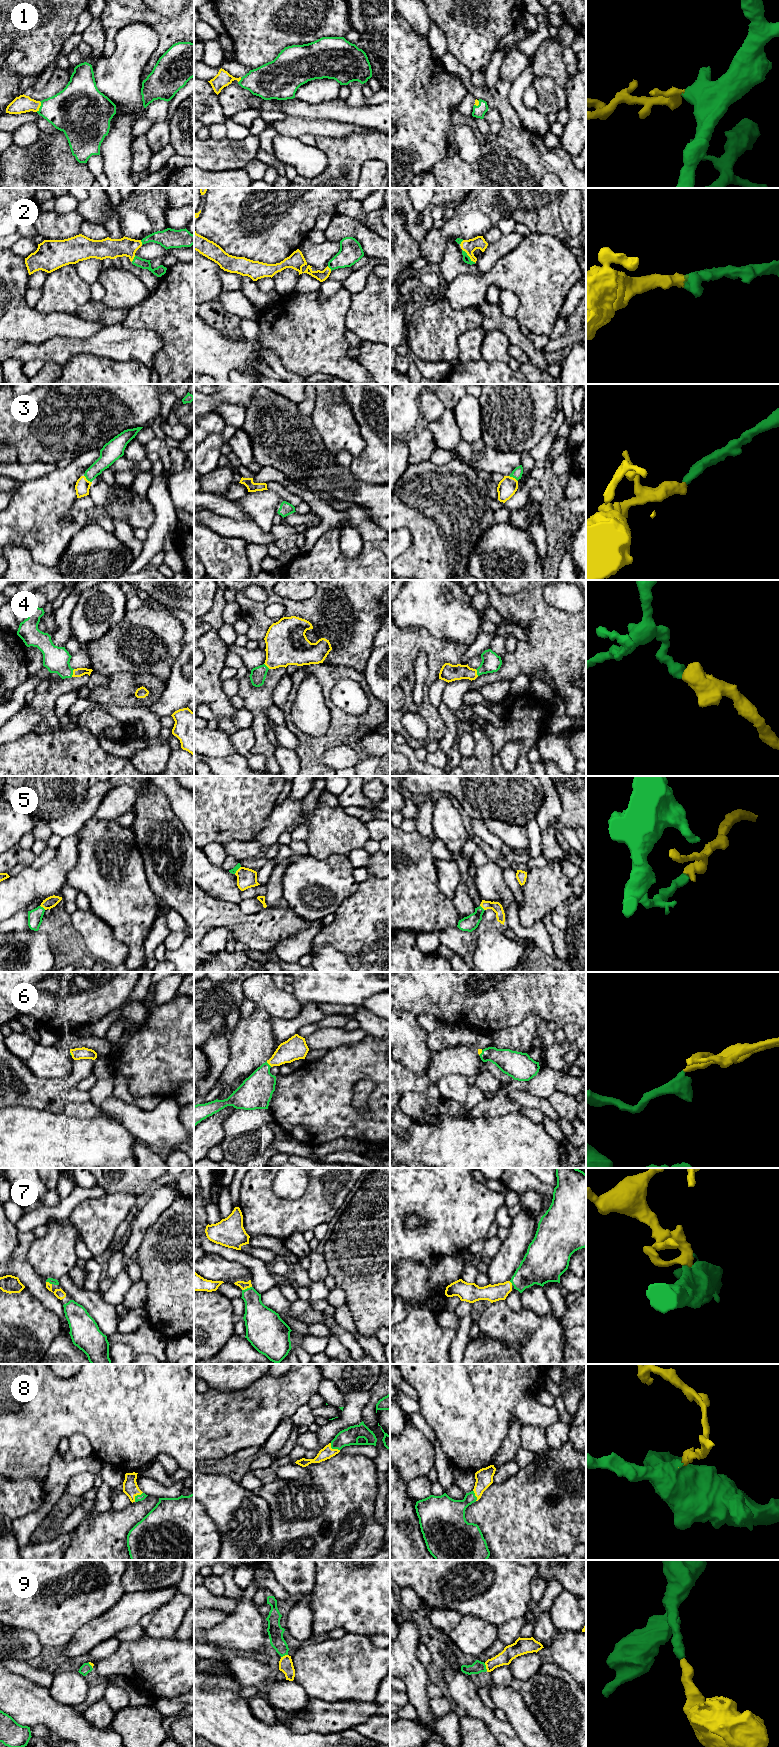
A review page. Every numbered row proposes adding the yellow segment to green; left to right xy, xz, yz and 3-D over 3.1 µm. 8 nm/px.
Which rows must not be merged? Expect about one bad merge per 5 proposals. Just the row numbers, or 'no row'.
no row

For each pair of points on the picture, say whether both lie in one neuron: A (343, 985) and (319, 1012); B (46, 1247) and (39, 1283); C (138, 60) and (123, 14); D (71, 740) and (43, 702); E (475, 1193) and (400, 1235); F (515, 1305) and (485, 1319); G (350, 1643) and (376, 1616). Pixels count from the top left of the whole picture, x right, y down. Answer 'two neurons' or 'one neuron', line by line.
A: two neurons
B: two neurons
C: two neurons
D: two neurons
E: one neuron
F: two neurons
G: two neurons

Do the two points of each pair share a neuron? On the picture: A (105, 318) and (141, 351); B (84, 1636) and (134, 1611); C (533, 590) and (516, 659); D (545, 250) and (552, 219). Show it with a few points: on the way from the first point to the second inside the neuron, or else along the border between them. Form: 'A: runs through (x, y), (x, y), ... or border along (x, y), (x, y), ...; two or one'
A: border along (121, 323), (104, 326); two
B: runs through (96, 1631), (122, 1615); one
C: runs through (533, 607), (533, 642); one
D: border along (531, 232), (551, 234), (568, 248); two

